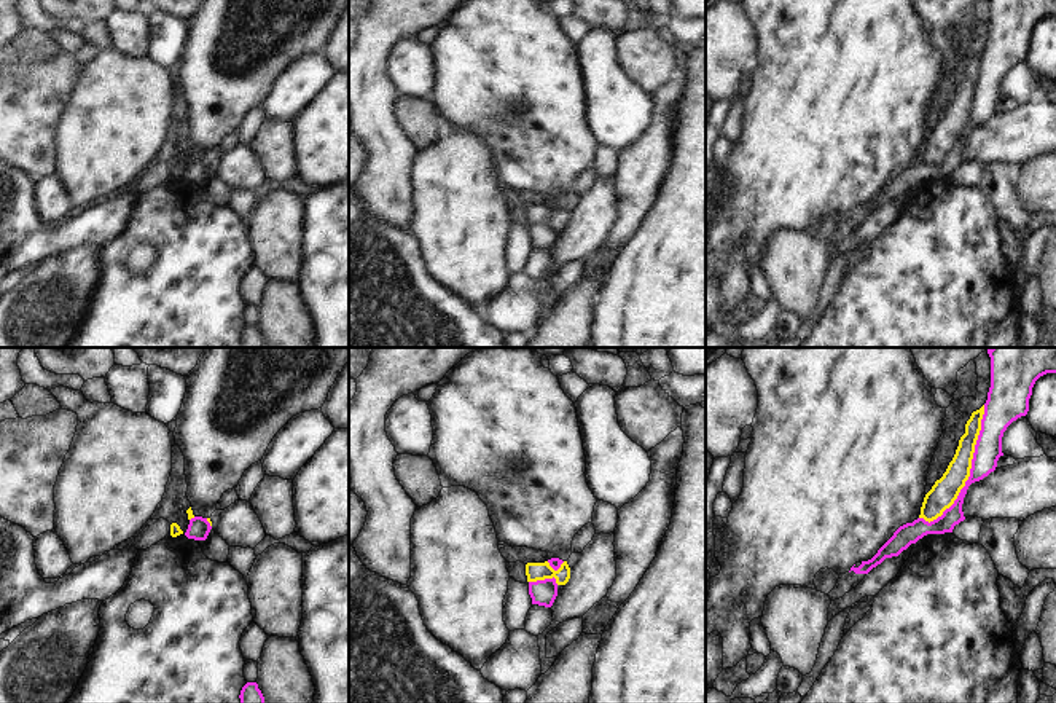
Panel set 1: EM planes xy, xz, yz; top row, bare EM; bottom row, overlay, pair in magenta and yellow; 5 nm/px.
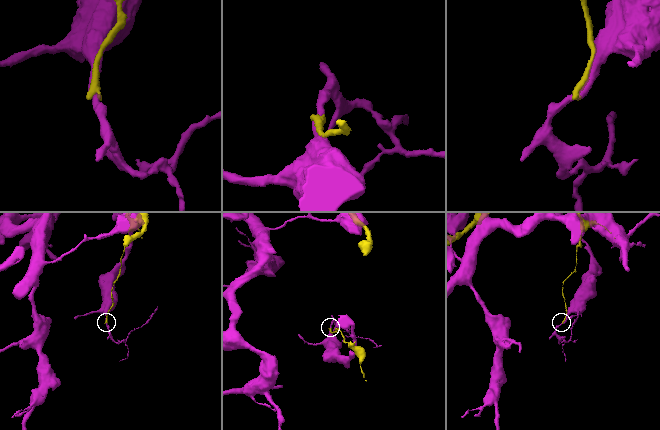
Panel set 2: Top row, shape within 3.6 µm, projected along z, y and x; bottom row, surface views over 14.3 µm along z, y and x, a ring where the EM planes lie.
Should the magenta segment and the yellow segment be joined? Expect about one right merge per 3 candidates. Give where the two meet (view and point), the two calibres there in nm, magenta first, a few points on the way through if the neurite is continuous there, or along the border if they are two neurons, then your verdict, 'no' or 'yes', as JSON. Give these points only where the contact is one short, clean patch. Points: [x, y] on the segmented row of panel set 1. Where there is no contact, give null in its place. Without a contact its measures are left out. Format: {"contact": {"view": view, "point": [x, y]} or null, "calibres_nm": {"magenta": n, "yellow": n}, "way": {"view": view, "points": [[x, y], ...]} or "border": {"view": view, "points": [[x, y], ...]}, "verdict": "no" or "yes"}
{"contact": {"view": "yz", "point": [970, 471]}, "calibres_nm": {"magenta": 140, "yellow": 140}, "verdict": "no"}

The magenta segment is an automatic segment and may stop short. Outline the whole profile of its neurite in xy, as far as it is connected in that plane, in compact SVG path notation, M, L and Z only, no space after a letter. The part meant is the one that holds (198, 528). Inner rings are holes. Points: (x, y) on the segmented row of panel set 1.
M194 516L190 520L190 524L188 524L185 536L188 539L194 539L194 540L205 540L210 529L212 529L212 526L207 521L207 518Z

